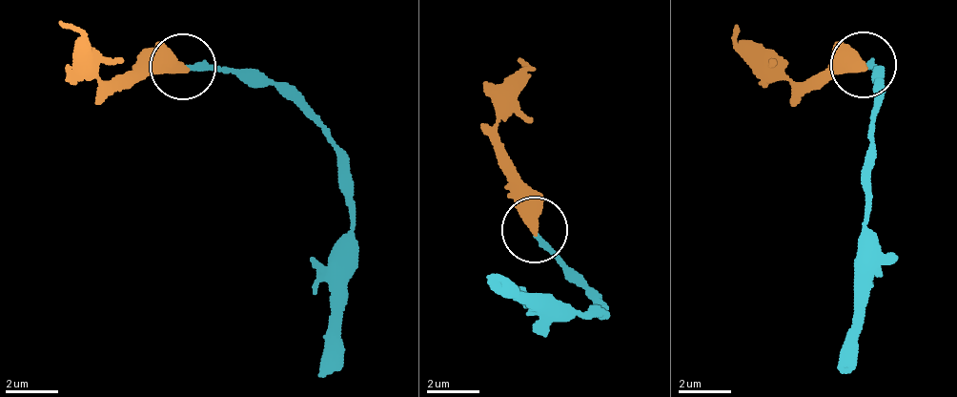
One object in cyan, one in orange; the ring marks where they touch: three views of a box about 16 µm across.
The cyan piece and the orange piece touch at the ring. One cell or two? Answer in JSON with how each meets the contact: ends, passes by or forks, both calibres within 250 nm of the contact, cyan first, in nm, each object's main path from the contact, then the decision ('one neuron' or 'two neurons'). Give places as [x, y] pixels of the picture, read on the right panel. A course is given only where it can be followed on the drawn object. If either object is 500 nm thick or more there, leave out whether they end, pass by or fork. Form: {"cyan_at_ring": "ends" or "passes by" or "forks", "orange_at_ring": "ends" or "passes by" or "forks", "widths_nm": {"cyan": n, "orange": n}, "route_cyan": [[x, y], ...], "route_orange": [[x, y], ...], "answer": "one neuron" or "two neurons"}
{"widths_nm": {"cyan": 220, "orange": 500}, "route_cyan": [[865, 63], [871, 74], [876, 139], [865, 204], [865, 277], [858, 350], [847, 370]], "route_orange": [[865, 63], [831, 63], [797, 84], [742, 39], [737, 26]], "answer": "one neuron"}

